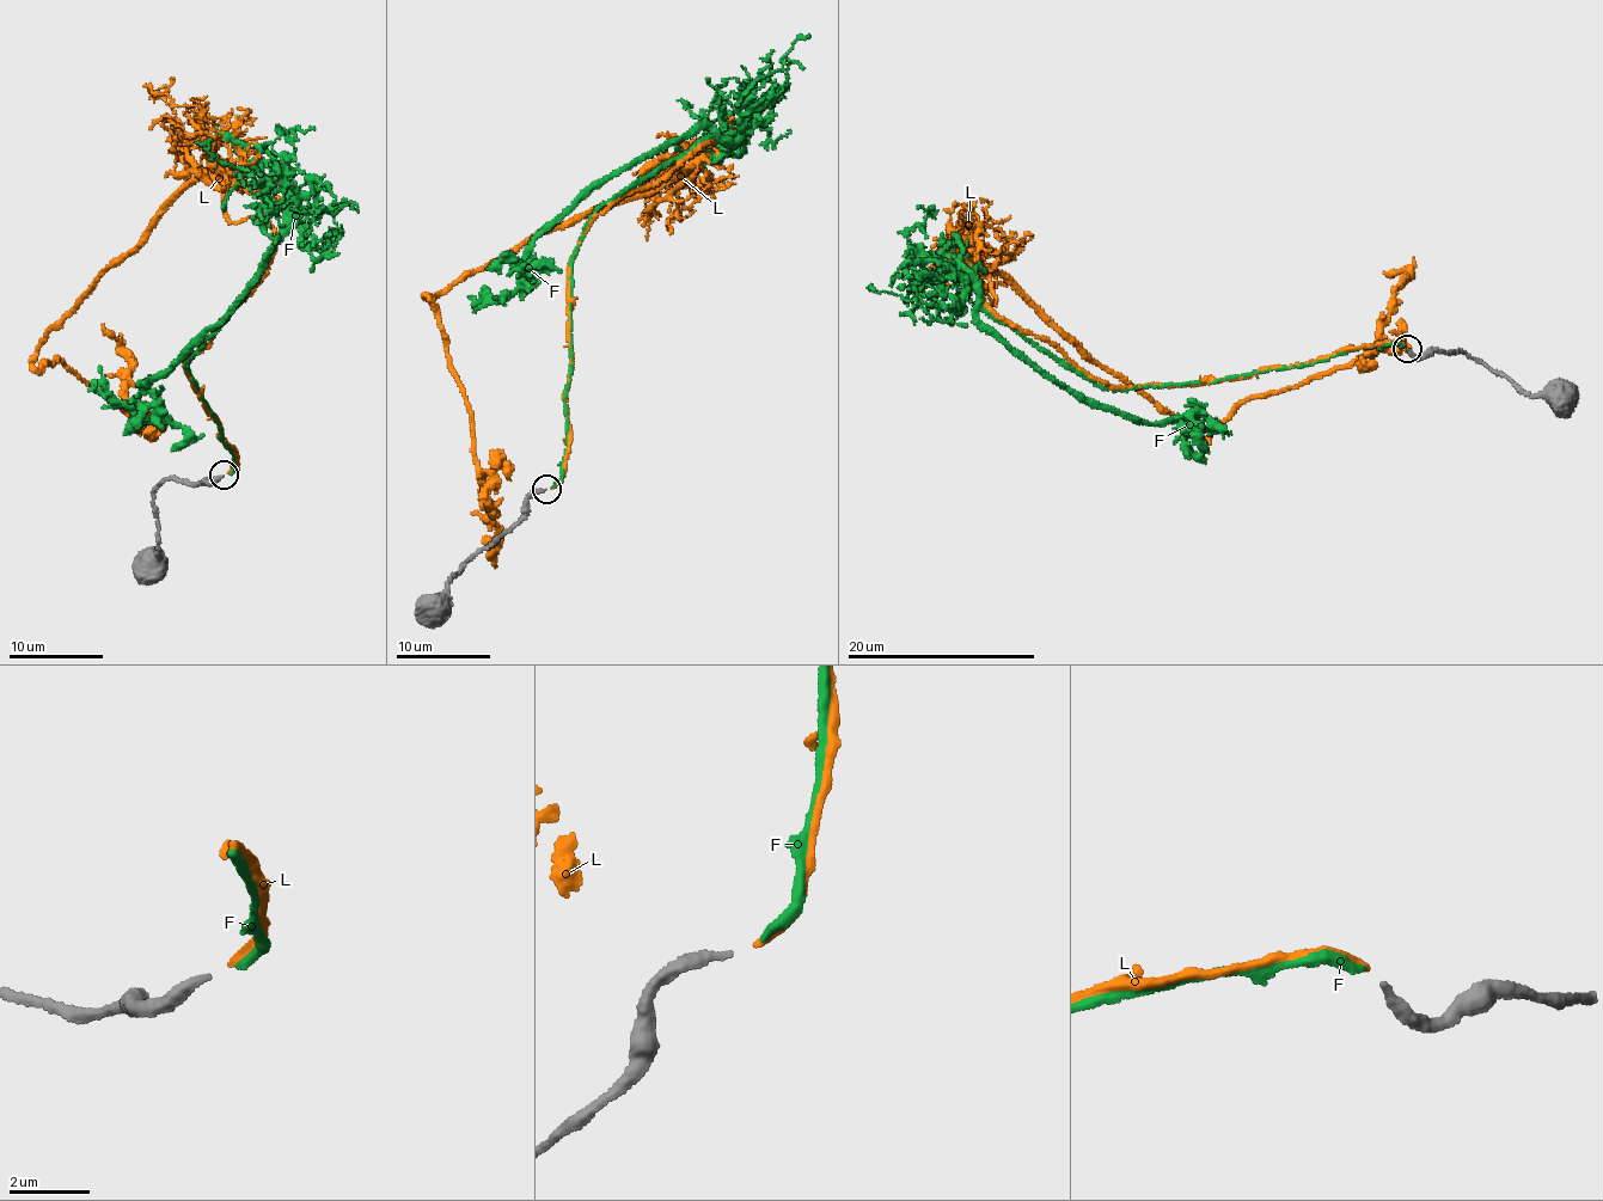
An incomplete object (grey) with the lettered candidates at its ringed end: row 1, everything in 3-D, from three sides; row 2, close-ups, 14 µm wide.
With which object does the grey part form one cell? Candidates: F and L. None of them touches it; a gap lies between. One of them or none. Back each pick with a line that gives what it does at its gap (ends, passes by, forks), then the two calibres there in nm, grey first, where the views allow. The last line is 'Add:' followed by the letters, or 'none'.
L: it ends; calibres 220 and 200 nm
Add: L

